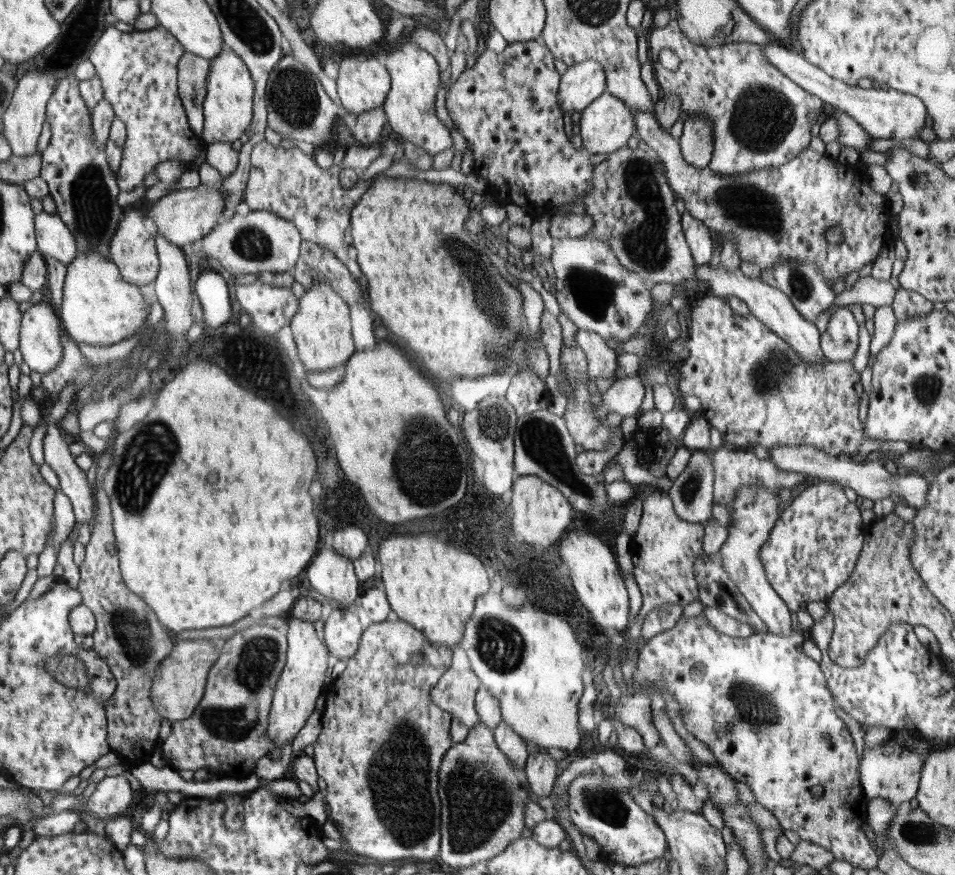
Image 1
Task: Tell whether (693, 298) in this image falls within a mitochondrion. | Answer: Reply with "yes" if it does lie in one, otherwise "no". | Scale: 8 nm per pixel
no

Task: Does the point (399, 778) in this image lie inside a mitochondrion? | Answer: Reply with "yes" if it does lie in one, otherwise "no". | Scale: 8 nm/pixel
yes

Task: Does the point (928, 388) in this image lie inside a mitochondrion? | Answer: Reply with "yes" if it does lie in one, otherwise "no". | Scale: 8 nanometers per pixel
yes

